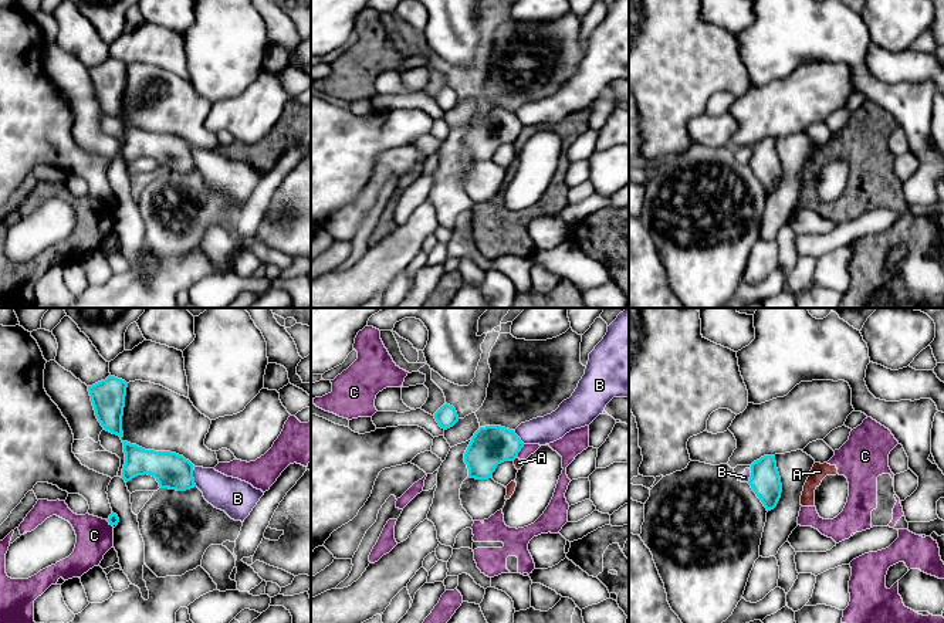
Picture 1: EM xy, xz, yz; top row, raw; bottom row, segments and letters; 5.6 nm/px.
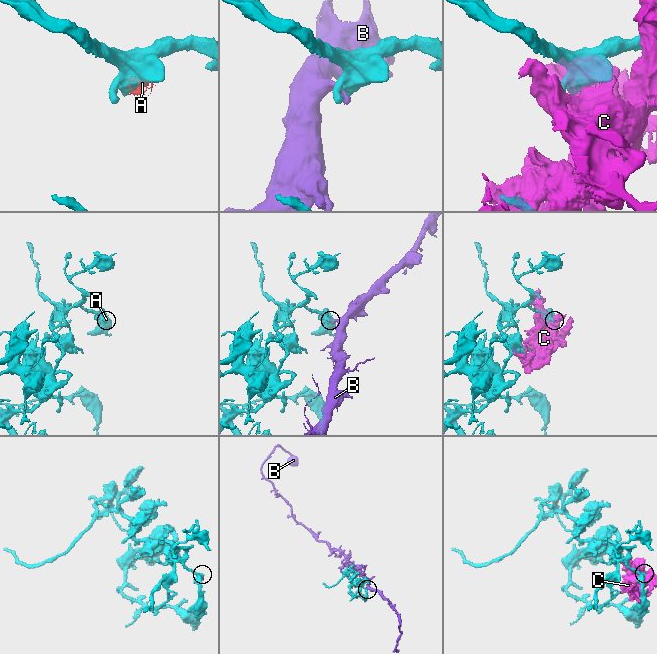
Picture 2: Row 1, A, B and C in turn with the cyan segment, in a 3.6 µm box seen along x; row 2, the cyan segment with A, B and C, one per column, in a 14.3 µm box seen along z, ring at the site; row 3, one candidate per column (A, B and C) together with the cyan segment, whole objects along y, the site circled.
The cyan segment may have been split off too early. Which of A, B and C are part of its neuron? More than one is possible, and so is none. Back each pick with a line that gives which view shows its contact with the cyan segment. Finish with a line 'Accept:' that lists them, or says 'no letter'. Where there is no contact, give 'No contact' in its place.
Accept: no letter

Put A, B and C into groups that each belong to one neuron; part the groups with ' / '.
A C / B

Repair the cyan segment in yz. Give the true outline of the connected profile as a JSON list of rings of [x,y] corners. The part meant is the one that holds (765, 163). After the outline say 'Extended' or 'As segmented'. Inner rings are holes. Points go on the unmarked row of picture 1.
[[[764,138],[751,146],[751,159],[748,166],[761,182],[767,193],[776,189],[782,166],[776,150],[775,138]]]. As segmented

